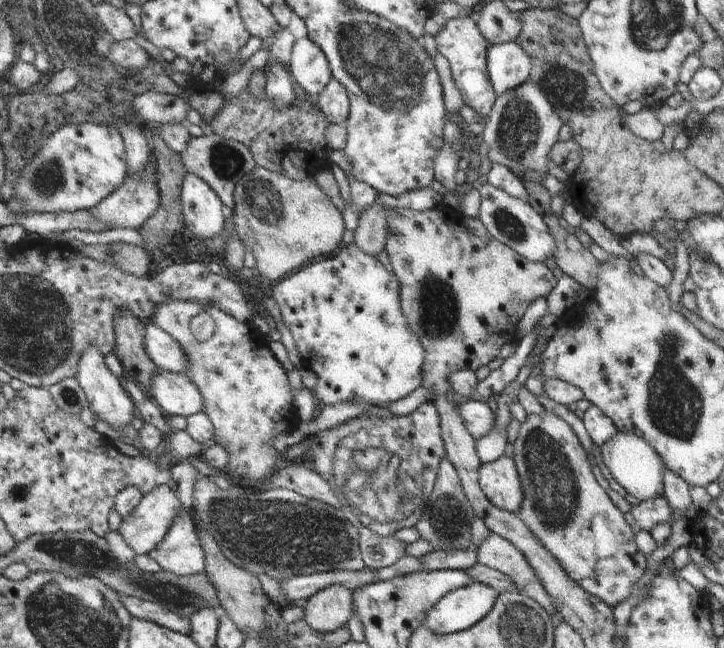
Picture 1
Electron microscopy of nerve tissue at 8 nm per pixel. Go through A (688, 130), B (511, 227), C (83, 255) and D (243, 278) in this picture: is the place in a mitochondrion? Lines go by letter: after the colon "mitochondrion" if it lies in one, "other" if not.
A: other
B: mitochondrion
C: other
D: other

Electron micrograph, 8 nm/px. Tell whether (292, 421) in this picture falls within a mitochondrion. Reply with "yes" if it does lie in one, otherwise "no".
no

